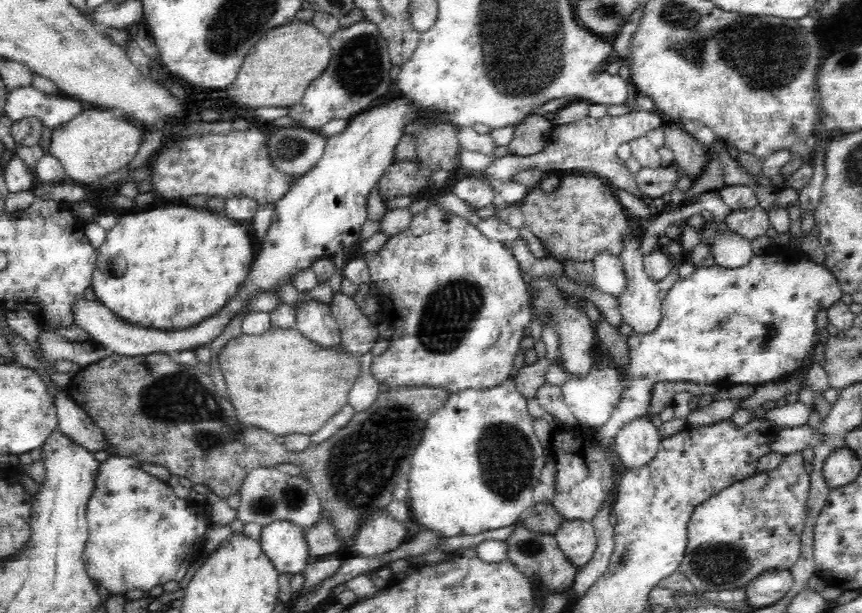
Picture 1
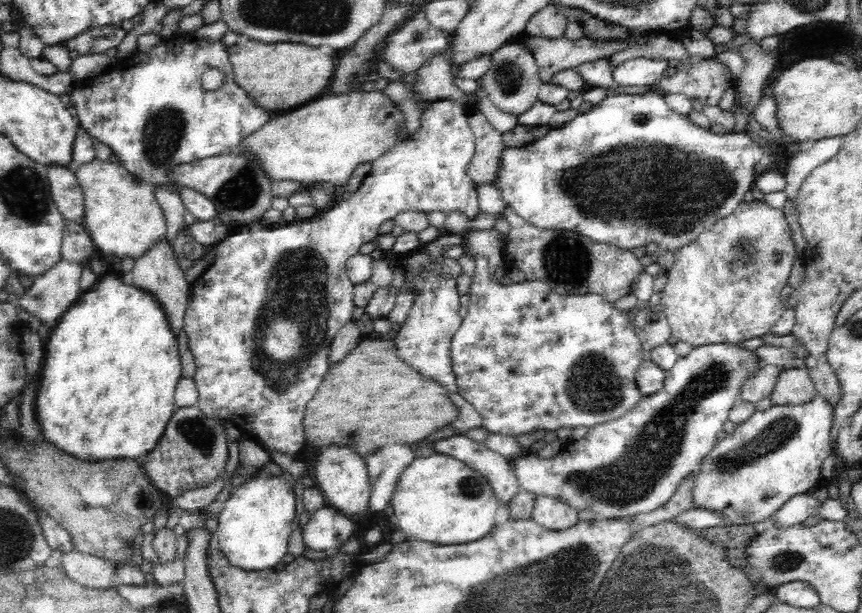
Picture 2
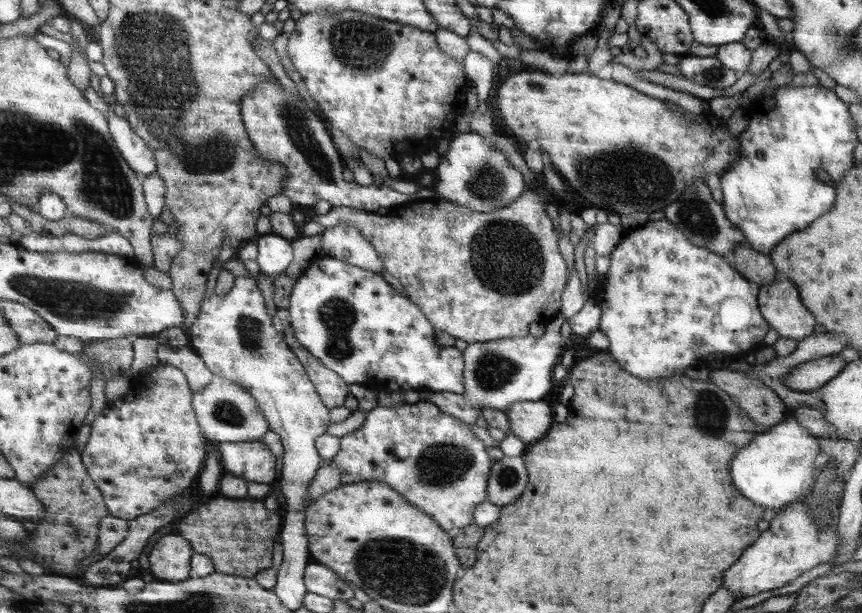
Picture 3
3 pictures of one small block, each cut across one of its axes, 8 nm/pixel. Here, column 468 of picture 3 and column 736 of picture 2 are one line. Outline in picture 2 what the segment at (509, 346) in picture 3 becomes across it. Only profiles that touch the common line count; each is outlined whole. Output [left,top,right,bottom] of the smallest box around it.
[509,344,761,520]

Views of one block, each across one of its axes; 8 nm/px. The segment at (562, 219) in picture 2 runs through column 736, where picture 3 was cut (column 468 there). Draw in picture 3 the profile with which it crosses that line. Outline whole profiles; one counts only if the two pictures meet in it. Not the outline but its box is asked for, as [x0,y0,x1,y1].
[431,131,529,213]

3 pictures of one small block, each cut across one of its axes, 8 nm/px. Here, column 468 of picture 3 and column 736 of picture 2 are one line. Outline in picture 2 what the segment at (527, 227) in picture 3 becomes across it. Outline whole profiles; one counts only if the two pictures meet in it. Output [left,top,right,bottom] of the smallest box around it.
[658,200,797,346]

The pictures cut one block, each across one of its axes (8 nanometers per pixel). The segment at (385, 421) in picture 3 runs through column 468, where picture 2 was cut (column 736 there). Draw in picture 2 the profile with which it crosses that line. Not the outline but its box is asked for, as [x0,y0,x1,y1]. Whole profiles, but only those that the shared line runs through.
[694,394,834,526]

